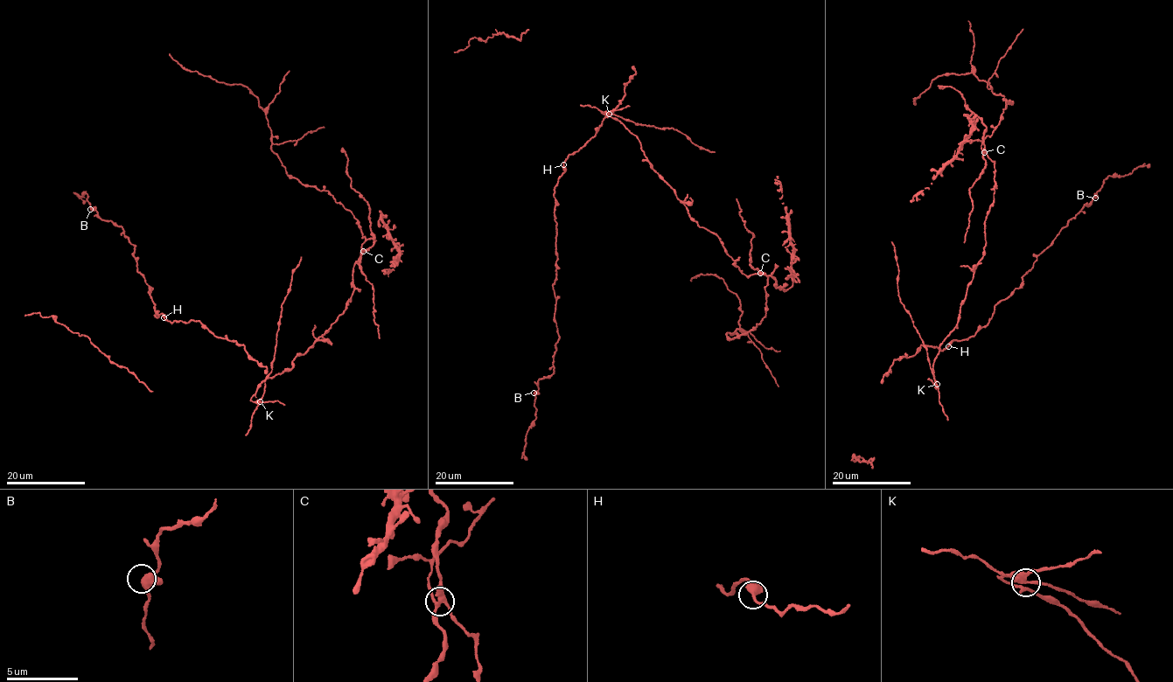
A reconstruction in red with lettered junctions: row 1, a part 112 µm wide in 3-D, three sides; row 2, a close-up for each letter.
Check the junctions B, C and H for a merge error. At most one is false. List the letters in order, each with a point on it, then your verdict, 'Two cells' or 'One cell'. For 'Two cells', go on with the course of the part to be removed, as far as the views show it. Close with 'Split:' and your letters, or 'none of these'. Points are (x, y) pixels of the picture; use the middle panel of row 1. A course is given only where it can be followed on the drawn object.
B: Place: (534, 393). One cell
C: Place: (760, 273). Two cells. Course of the part to remove: (760, 273), (743, 274), (715, 234), (691, 218), (638, 137), (602, 113), (636, 125), (673, 128), (715, 151)
H: Place: (563, 164). One cell
Split: C

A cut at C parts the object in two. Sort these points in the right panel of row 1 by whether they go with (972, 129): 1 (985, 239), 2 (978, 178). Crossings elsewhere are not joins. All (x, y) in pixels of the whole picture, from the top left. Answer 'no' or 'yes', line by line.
1: no
2: yes

